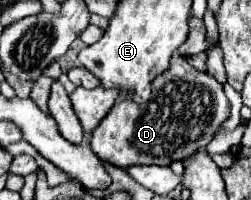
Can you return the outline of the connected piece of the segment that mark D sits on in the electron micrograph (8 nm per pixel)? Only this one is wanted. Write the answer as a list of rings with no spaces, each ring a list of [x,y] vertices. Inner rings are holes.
[[[172,55],[170,67],[154,79],[150,99],[140,105],[130,95],[118,99],[94,129],[90,145],[102,161],[116,167],[170,165],[174,161],[186,161],[194,151],[204,149],[228,117],[230,101],[222,85],[210,73],[194,69],[184,57]]]

